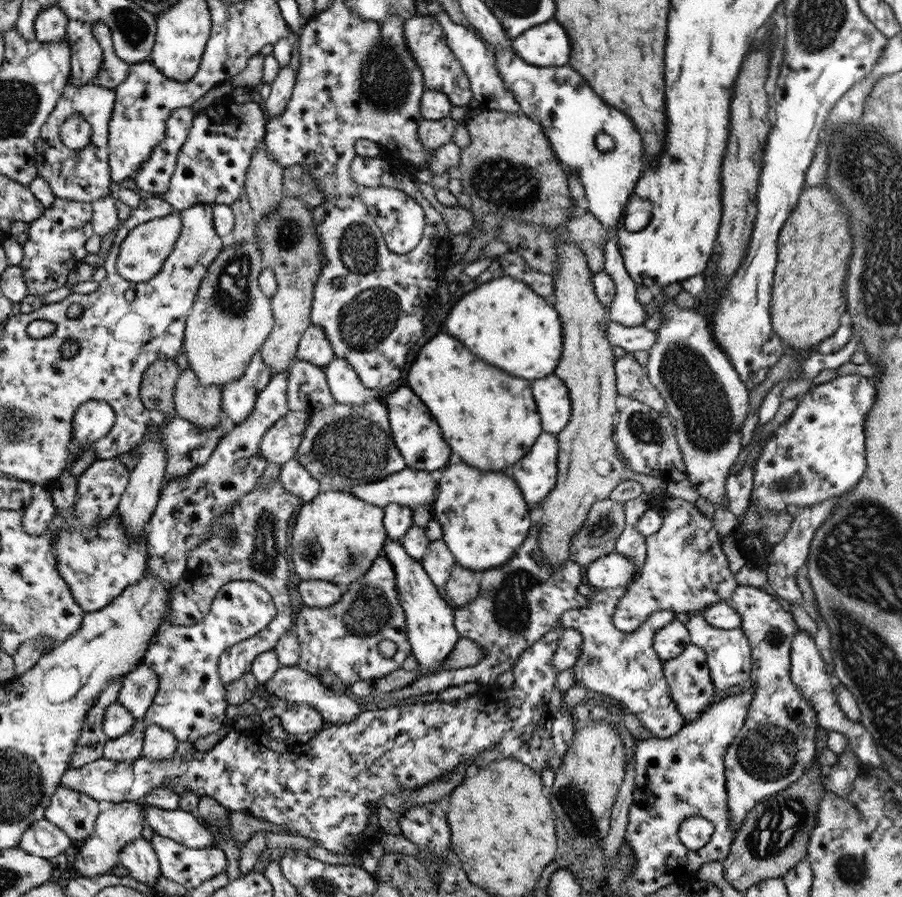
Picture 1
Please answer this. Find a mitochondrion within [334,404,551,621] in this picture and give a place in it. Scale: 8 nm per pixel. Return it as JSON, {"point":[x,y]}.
{"point":[352,562]}

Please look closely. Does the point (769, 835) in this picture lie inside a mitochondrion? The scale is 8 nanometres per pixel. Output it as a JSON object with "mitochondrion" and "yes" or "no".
{"mitochondrion":"yes"}

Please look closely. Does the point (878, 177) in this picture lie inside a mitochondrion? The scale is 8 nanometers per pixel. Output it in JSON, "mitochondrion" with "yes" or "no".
{"mitochondrion":"yes"}

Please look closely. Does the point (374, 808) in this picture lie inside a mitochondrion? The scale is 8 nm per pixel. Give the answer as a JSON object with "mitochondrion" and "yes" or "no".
{"mitochondrion":"no"}

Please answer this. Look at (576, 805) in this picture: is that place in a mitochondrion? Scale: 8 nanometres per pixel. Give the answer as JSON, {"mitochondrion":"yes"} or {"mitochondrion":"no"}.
{"mitochondrion":"yes"}

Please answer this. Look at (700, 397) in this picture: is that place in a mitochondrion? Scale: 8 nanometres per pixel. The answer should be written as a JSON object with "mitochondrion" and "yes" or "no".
{"mitochondrion":"yes"}

